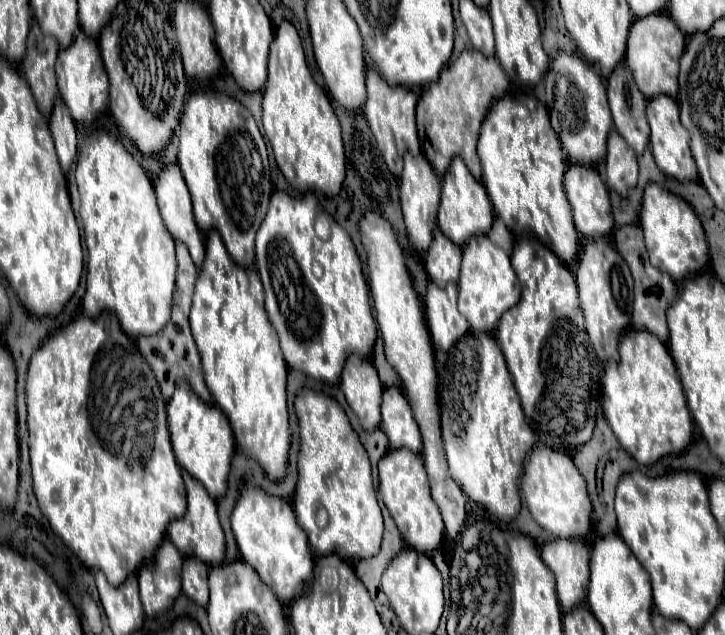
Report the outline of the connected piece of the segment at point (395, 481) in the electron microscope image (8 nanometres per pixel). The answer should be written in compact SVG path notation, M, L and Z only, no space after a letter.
M408 448L390 450L378 464L380 470L380 494L390 510L402 538L408 546L414 550L420 550L424 554L436 550L444 540L444 520L440 514L440 508L436 506L432 494L430 494L430 482L424 470L424 460L420 454L414 454Z

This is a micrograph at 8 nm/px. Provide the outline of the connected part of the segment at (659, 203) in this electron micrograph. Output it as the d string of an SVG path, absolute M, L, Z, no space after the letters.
M654 182L644 188L640 226L644 230L652 266L668 272L676 282L700 272L708 264L708 244L698 216L684 198L660 188Z

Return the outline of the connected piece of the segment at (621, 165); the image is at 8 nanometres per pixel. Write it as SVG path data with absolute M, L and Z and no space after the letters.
M612 130L608 136L608 154L606 154L608 186L618 194L626 196L630 188L638 182L638 162L636 152L626 144L626 140Z

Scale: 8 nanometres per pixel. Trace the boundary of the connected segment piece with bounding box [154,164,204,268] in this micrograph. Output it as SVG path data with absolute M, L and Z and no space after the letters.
M166 164L160 170L154 188L158 196L158 208L168 232L174 240L182 240L188 246L192 260L200 268L204 262L202 232L194 222L190 194L178 164Z

